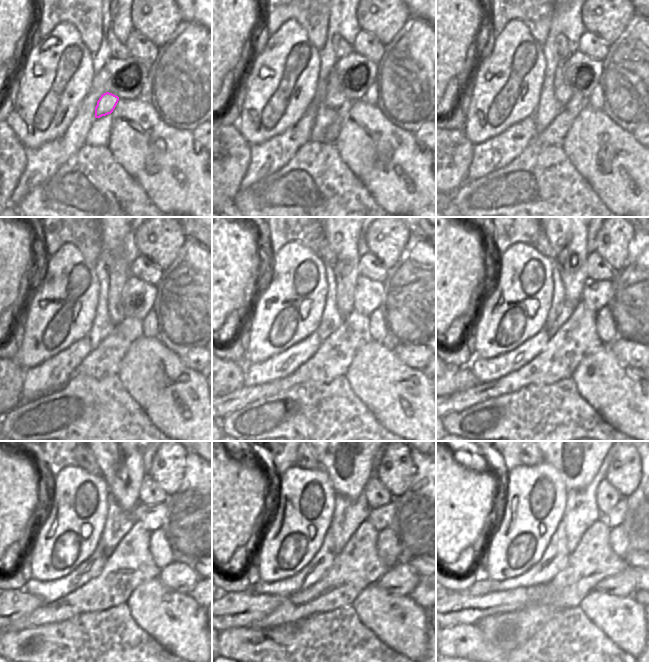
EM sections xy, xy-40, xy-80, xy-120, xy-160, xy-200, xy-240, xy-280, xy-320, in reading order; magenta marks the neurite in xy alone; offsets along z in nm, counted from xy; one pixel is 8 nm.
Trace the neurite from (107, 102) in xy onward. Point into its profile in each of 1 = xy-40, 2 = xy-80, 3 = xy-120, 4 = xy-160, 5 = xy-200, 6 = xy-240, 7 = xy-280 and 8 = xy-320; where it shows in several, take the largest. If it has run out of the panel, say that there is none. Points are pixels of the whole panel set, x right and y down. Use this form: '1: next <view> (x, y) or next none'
1: next xy-40 (334, 98)
2: next xy-80 (563, 93)
3: next xy-120 (112, 237)
4: next xy-160 (342, 237)
5: next xy-200 (568, 237)
6: next xy-240 (121, 461)
7: next xy-280 (348, 461)
8: next xy-320 (577, 461)

